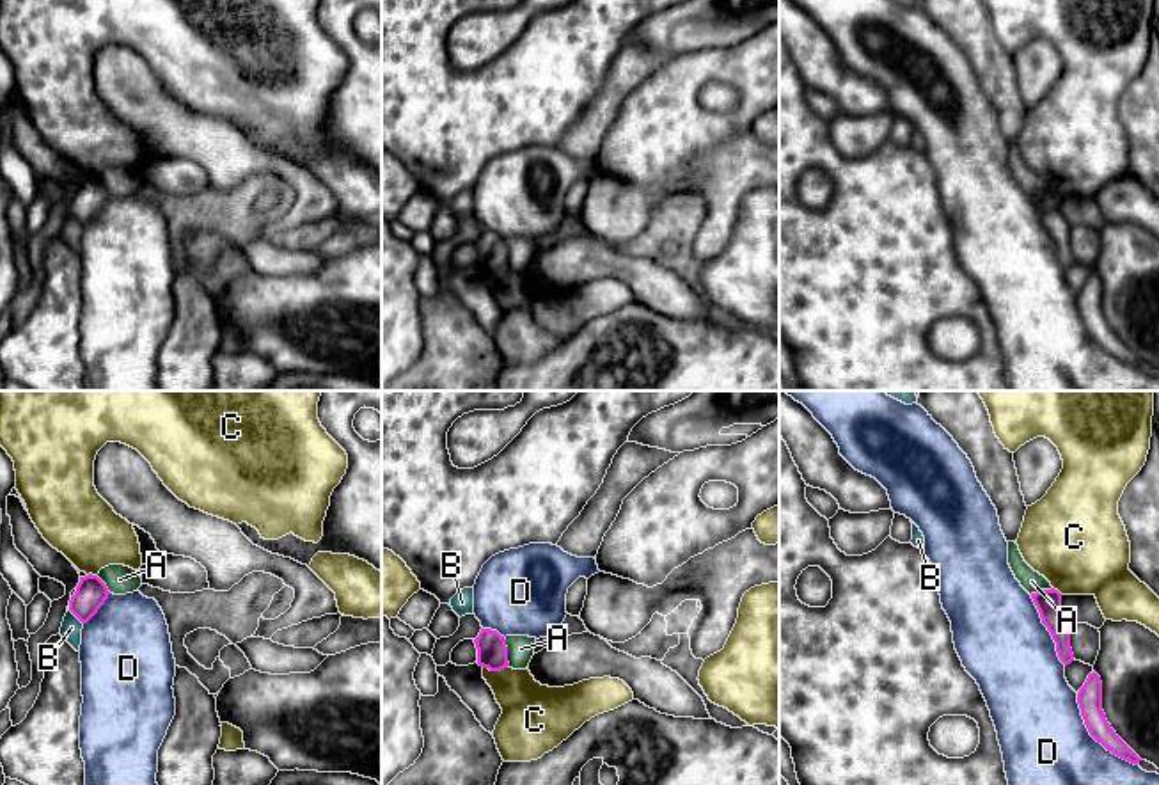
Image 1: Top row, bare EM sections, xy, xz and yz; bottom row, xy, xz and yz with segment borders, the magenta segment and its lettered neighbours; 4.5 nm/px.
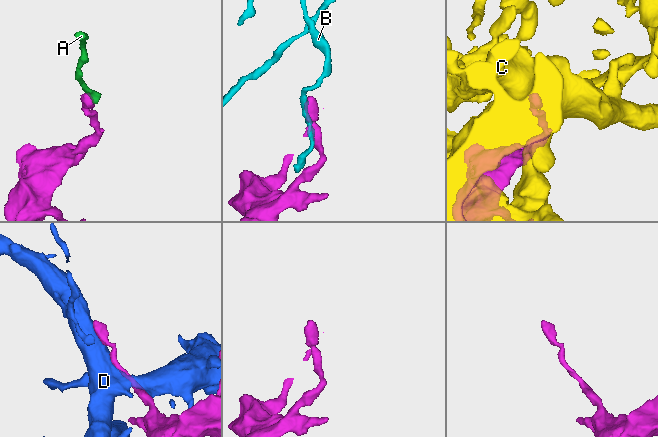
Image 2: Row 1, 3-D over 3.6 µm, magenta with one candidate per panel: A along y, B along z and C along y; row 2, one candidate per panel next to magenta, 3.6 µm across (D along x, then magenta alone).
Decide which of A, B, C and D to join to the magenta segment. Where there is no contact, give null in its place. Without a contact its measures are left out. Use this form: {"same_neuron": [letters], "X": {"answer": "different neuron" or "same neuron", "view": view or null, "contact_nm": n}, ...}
{"same_neuron": [], "A": {"answer": "different neuron", "view": "xz", "contact_nm": 130}, "B": {"answer": "different neuron", "view": "xy", "contact_nm": 110}, "C": {"answer": "different neuron", "view": "xz", "contact_nm": 120}, "D": {"answer": "different neuron", "view": "yz", "contact_nm": 440}}

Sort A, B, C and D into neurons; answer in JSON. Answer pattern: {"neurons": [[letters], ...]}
{"neurons": [["A"], ["B"], ["C"], ["D"]]}

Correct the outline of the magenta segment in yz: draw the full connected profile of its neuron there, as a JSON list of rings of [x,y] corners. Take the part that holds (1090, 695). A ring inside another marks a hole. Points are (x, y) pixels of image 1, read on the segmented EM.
[[[1095,671],[1088,675],[1079,689],[1077,703],[1090,735],[1113,755],[1138,765],[1141,758],[1116,735],[1106,719],[1102,710],[1102,682]]]

